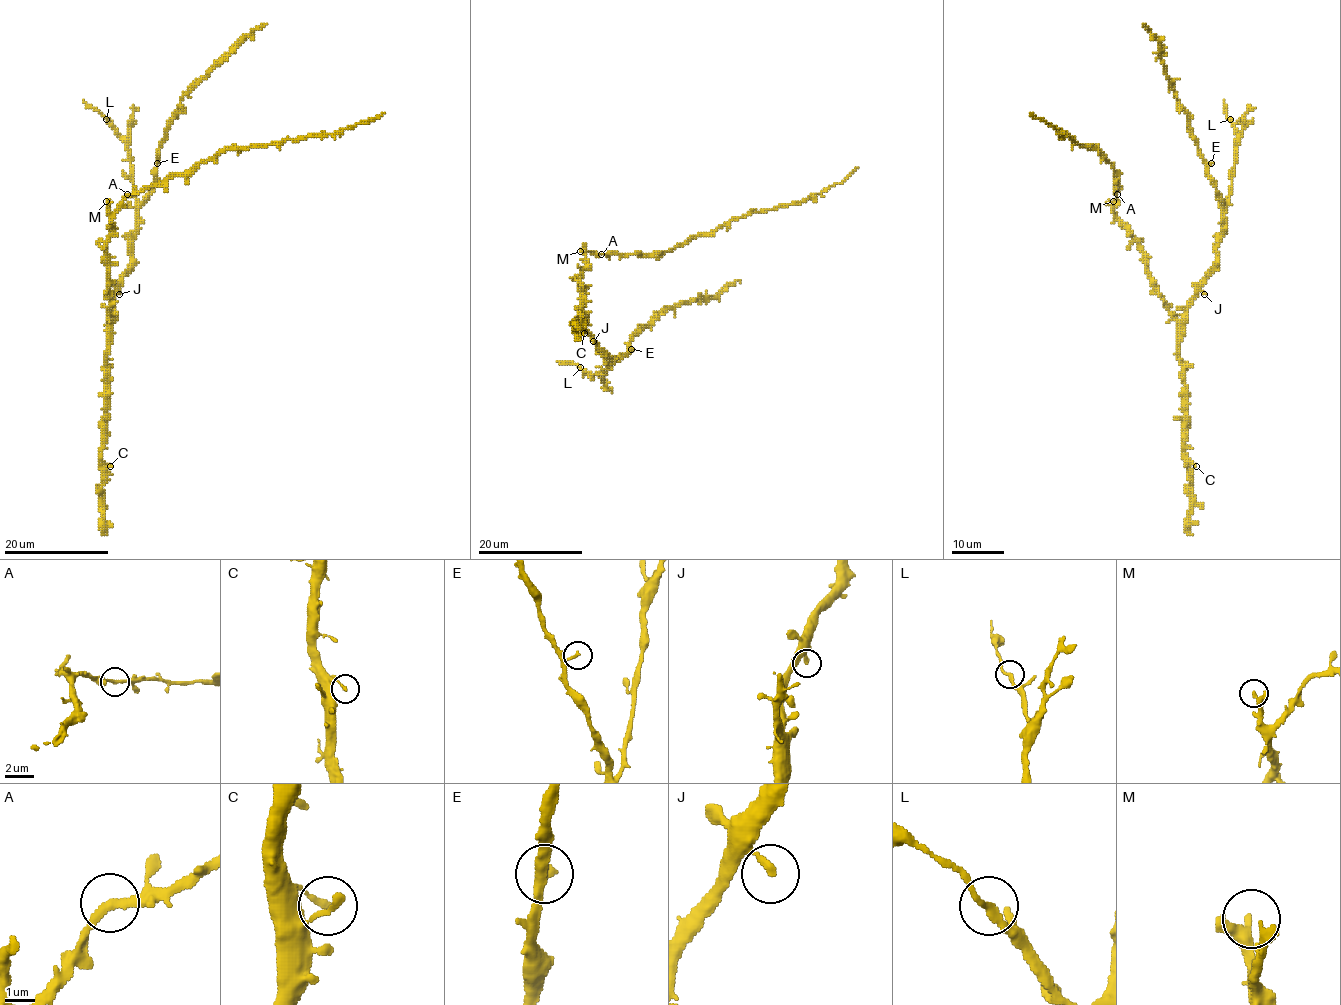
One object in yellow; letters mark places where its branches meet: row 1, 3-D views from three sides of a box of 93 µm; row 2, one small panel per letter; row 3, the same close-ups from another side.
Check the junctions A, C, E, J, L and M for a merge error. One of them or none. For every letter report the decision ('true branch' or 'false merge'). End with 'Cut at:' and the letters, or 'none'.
A: true branch
C: true branch
E: true branch
J: true branch
L: true branch
M: true branch
Cut at: none

